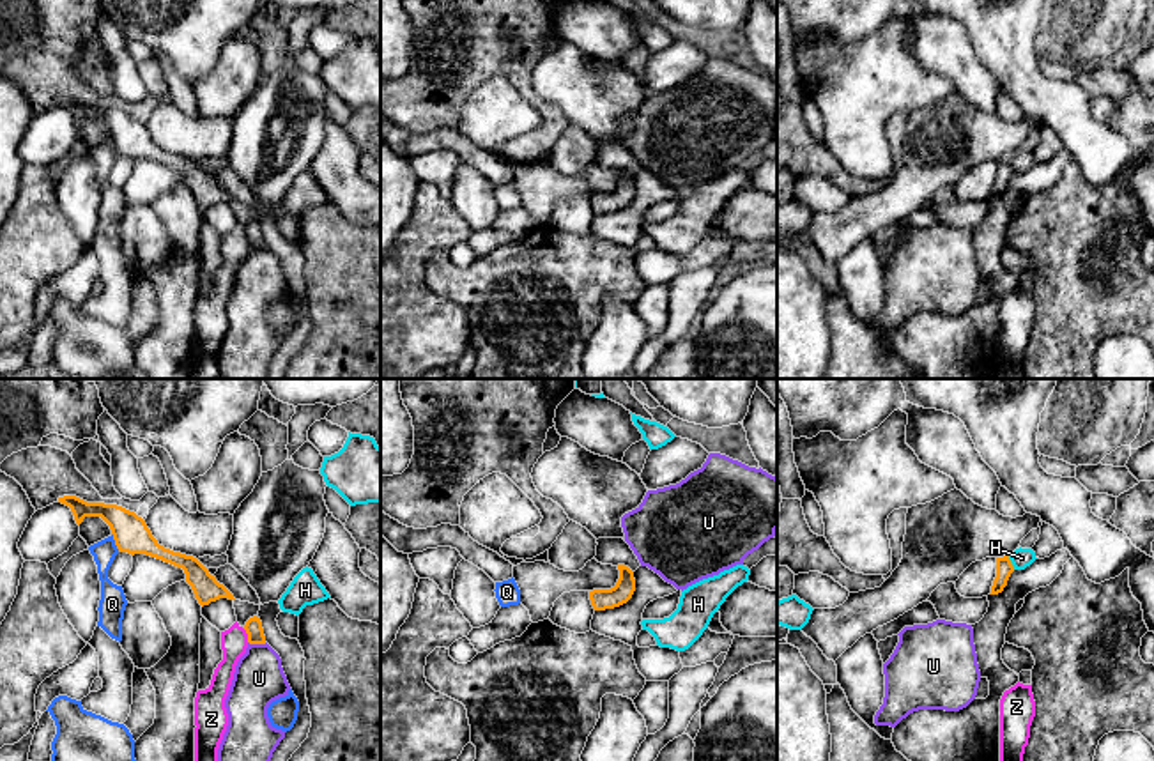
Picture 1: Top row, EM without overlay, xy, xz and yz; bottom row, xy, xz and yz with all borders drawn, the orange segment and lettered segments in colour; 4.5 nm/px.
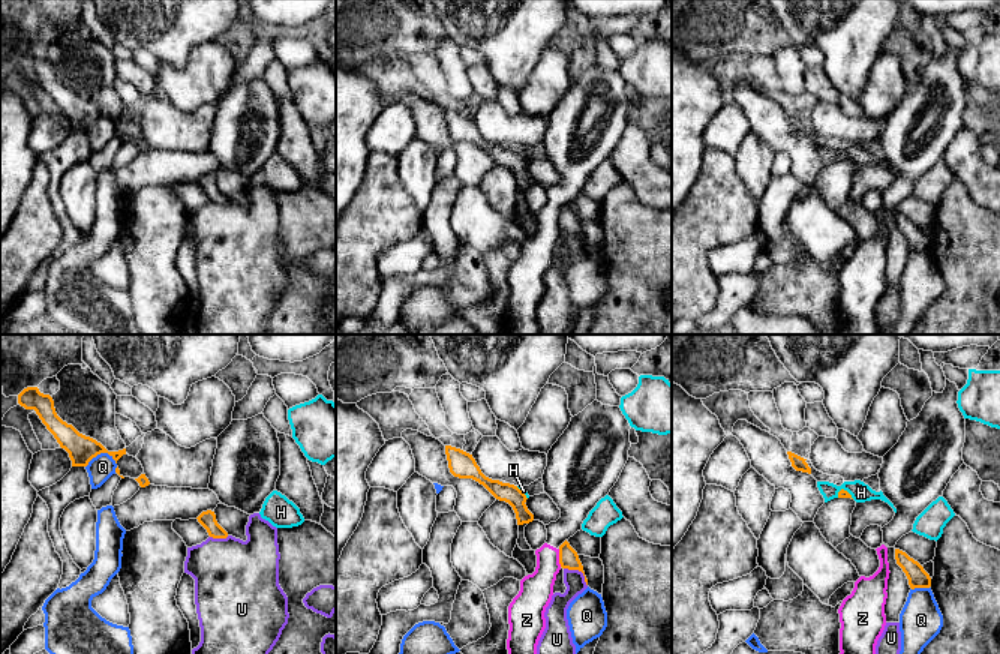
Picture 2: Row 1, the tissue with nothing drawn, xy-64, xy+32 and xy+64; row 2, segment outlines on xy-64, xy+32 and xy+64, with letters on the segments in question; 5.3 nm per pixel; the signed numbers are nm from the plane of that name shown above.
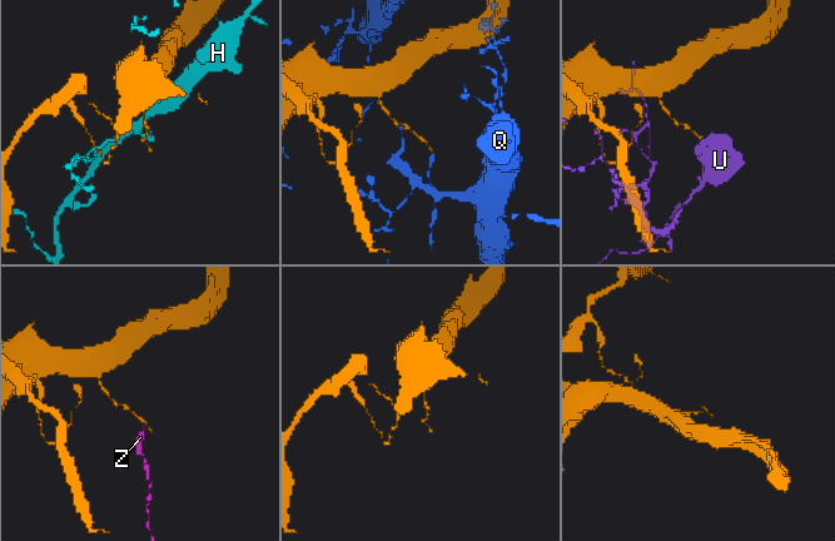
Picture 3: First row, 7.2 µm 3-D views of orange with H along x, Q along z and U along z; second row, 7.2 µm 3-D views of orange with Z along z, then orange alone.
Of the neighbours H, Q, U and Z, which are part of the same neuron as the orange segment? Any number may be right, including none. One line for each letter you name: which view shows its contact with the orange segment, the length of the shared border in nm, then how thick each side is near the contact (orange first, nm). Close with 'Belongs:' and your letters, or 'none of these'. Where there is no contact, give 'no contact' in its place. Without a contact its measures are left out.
Belongs: none of these

